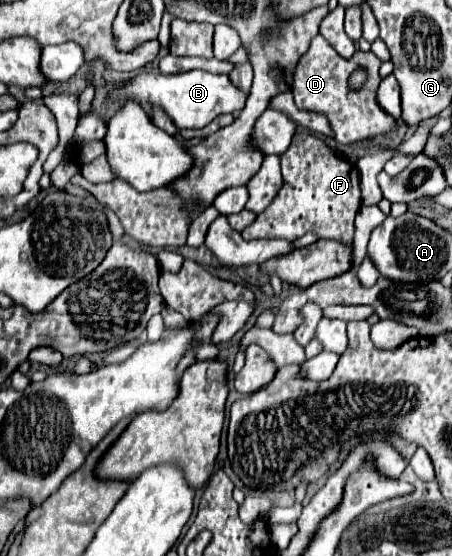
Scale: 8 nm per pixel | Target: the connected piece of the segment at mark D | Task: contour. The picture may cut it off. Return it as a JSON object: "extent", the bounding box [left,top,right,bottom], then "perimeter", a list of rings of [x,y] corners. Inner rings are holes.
{"extent":[292,34,396,146],"perimeter":[[[318,34],[312,38],[308,52],[300,58],[298,68],[295,69],[294,88],[292,88],[294,102],[302,110],[326,114],[336,134],[334,140],[338,144],[348,146],[378,134],[386,134],[394,130],[396,122],[388,114],[382,114],[382,108],[376,104],[376,90],[380,84],[380,76],[378,76],[380,64],[382,62],[374,58],[372,52],[366,54],[360,50],[350,60],[346,60]],[[358,68],[366,68],[366,84],[362,86],[362,90],[352,90],[348,80],[350,80],[350,74]]]}

